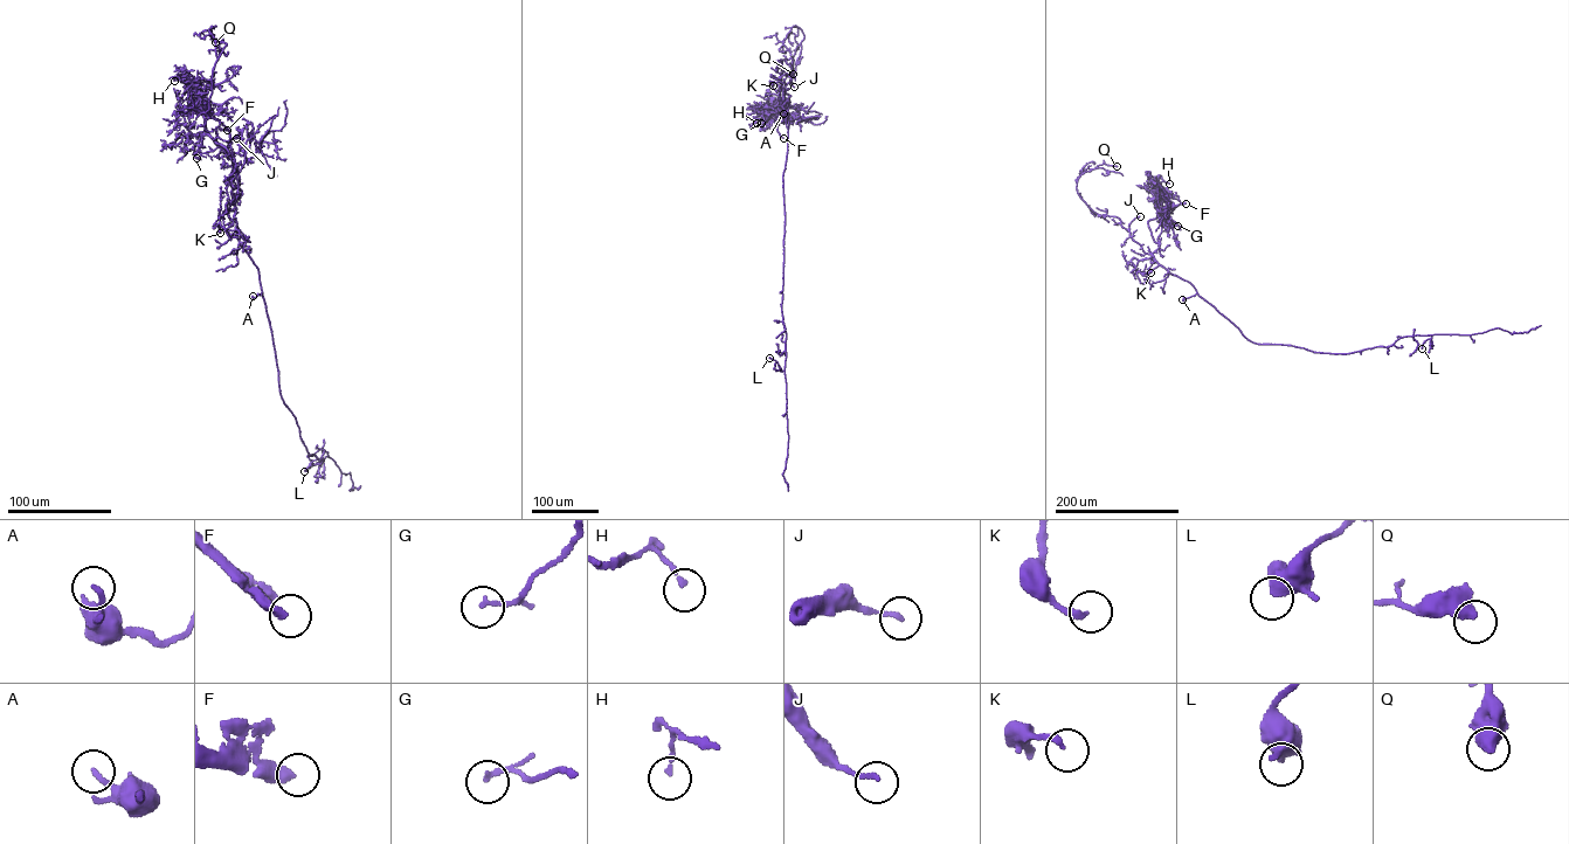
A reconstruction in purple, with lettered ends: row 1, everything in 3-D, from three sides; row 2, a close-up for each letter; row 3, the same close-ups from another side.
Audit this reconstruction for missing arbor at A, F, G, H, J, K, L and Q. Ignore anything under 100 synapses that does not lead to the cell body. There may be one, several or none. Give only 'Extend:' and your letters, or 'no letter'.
Extend: F

